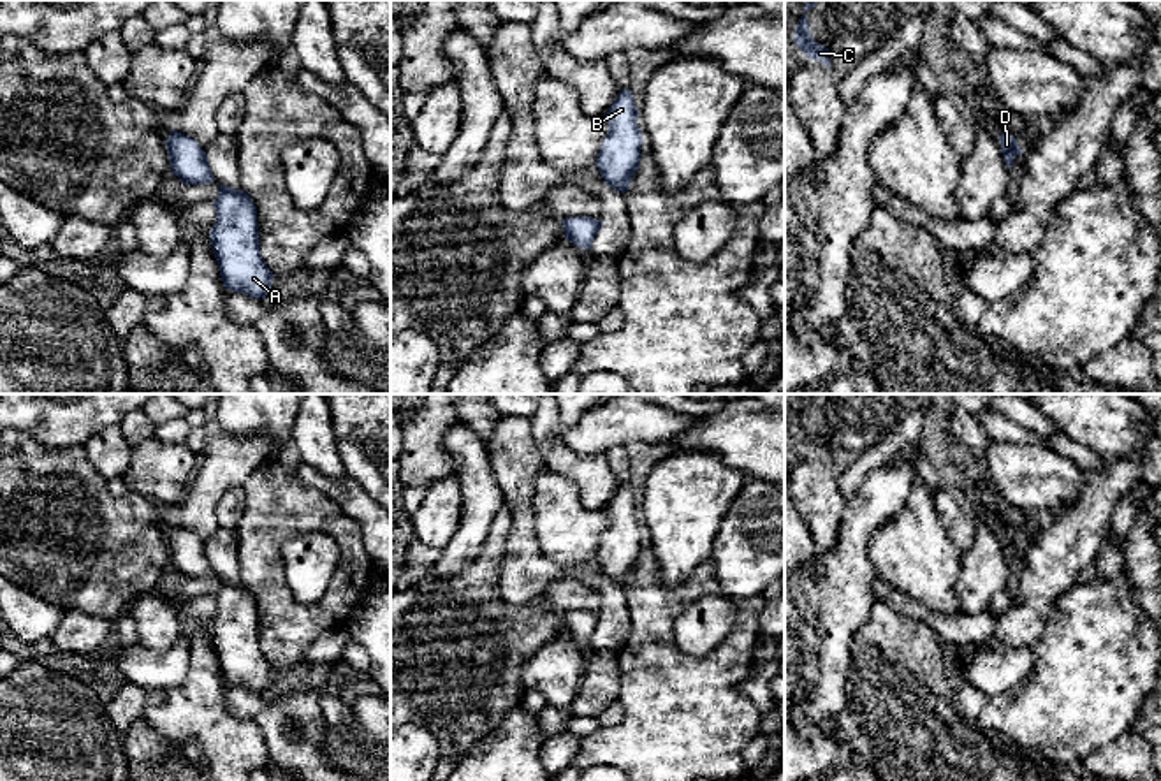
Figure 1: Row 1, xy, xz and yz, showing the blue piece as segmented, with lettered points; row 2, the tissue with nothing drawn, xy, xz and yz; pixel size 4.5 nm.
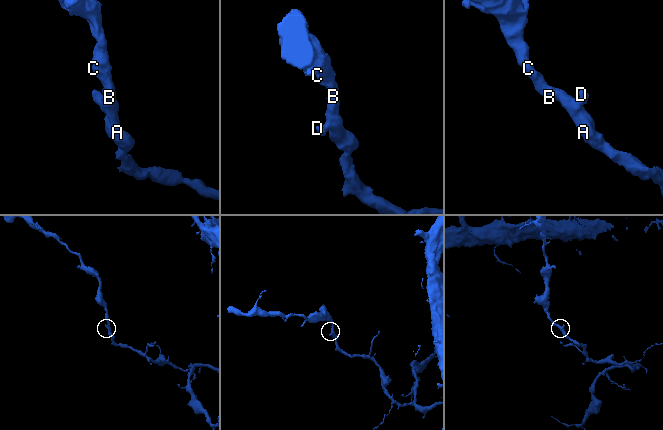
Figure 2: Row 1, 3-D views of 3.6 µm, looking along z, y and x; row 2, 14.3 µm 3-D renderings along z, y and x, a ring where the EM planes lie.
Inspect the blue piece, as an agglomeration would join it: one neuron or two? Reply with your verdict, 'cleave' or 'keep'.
keep

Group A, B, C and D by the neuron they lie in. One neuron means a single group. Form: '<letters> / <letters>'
A B C D

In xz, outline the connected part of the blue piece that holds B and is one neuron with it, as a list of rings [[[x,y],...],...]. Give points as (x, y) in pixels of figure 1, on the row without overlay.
[[[630,482],[619,484],[616,494],[603,508],[609,526],[600,538],[595,558],[603,575],[621,588],[628,584],[642,551],[642,528],[637,519],[637,510],[639,505]]]

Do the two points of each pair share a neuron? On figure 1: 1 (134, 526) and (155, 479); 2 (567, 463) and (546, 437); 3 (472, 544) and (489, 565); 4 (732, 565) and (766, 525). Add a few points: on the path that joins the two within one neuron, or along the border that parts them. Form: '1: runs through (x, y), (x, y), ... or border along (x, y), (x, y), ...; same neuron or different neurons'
1: border along (131, 489), (148, 496), (166, 512); different neurons
2: runs through (560, 456), (551, 444); same neuron
3: border along (495, 514), (481, 553), (454, 577), (447, 579); different neurons
4: runs through (743, 554), (762, 535); same neuron

